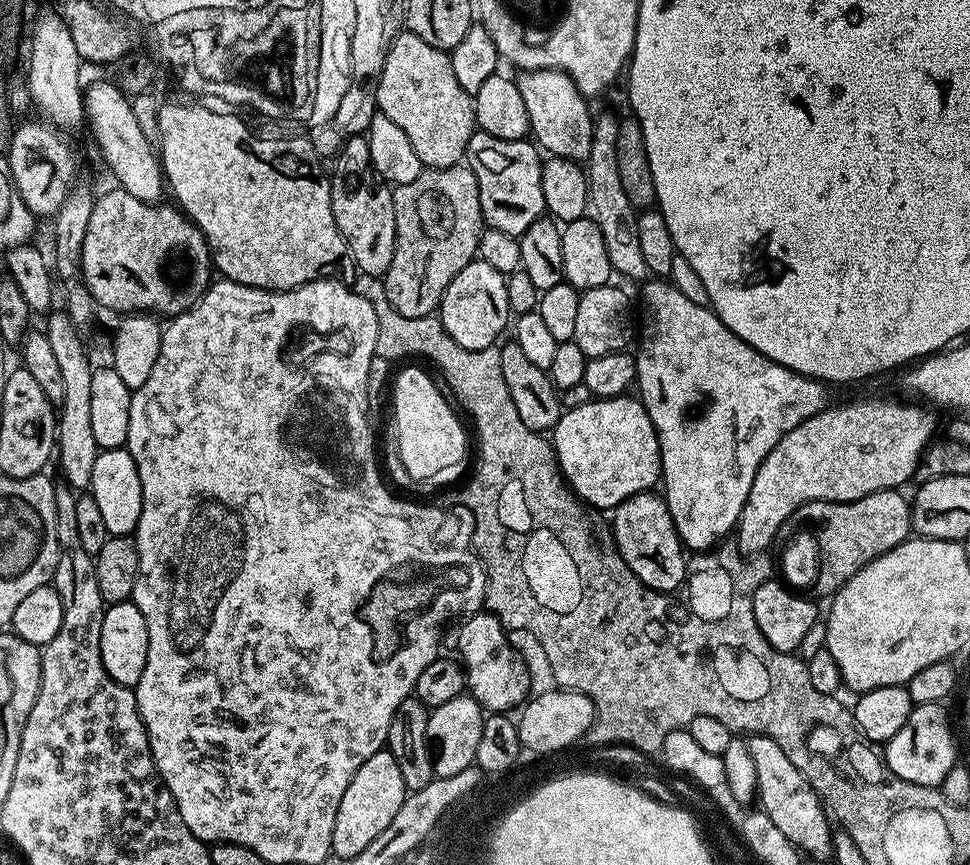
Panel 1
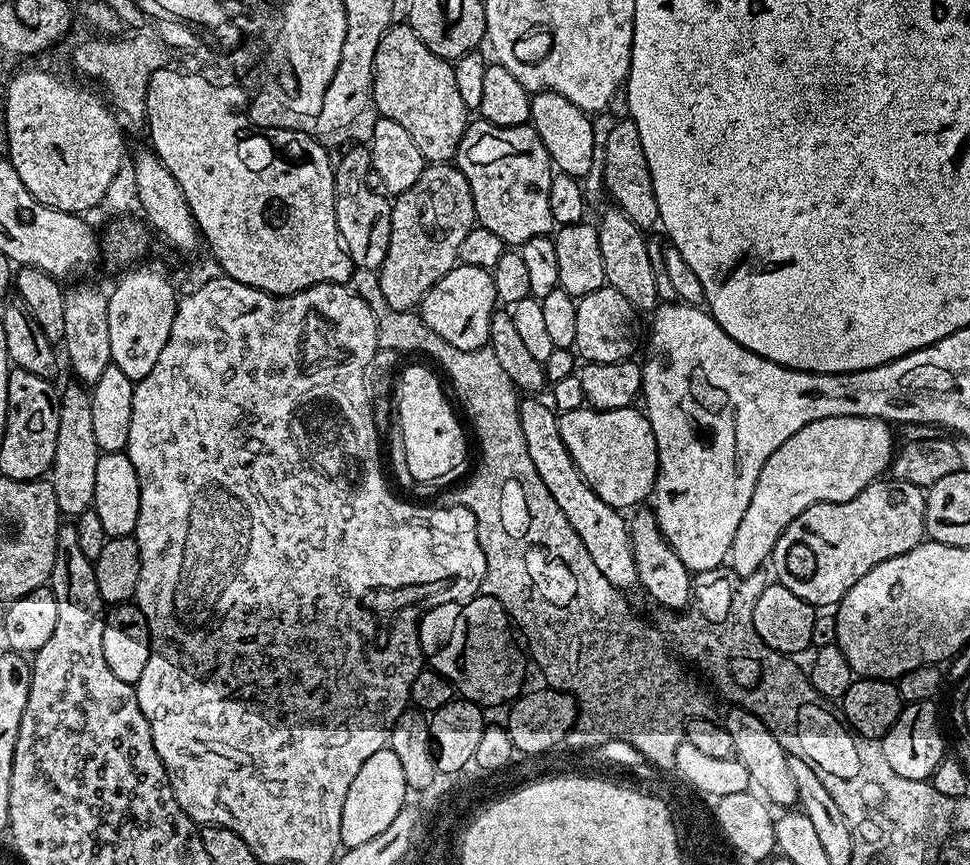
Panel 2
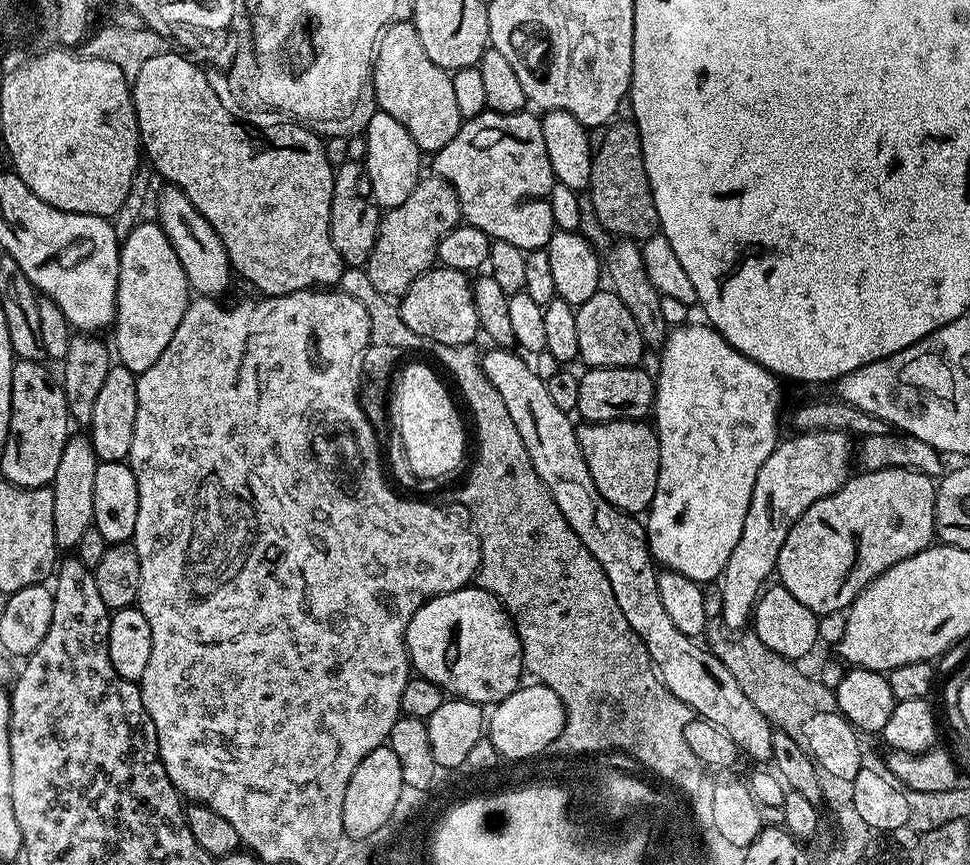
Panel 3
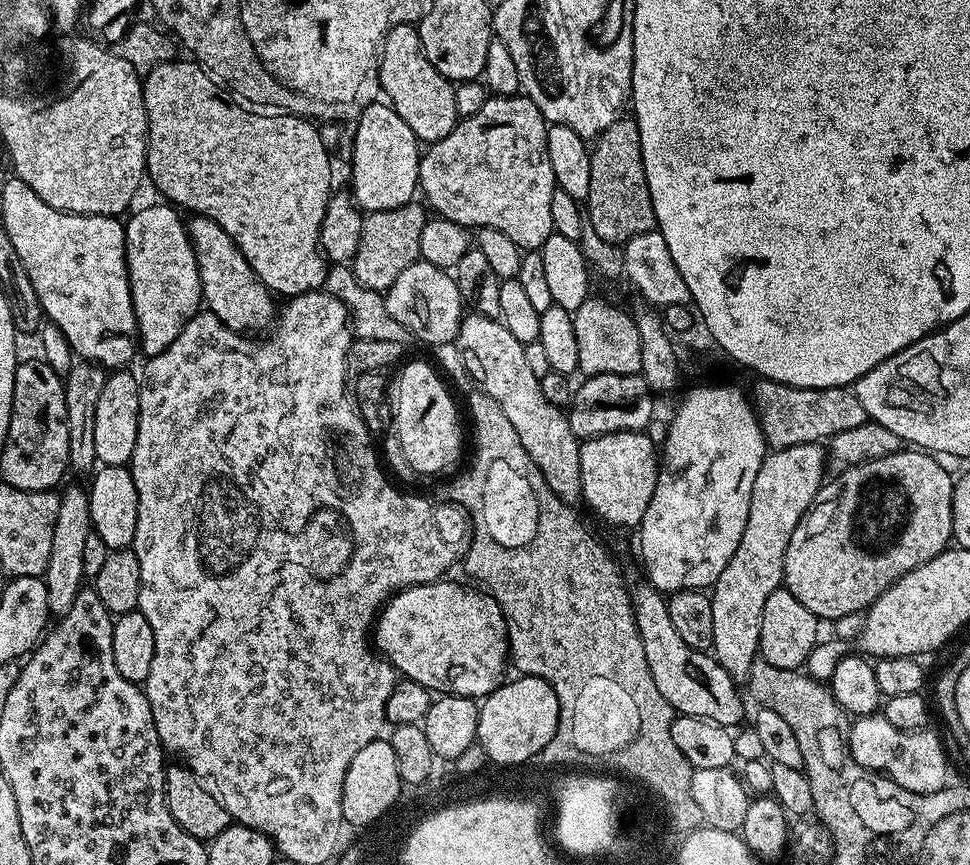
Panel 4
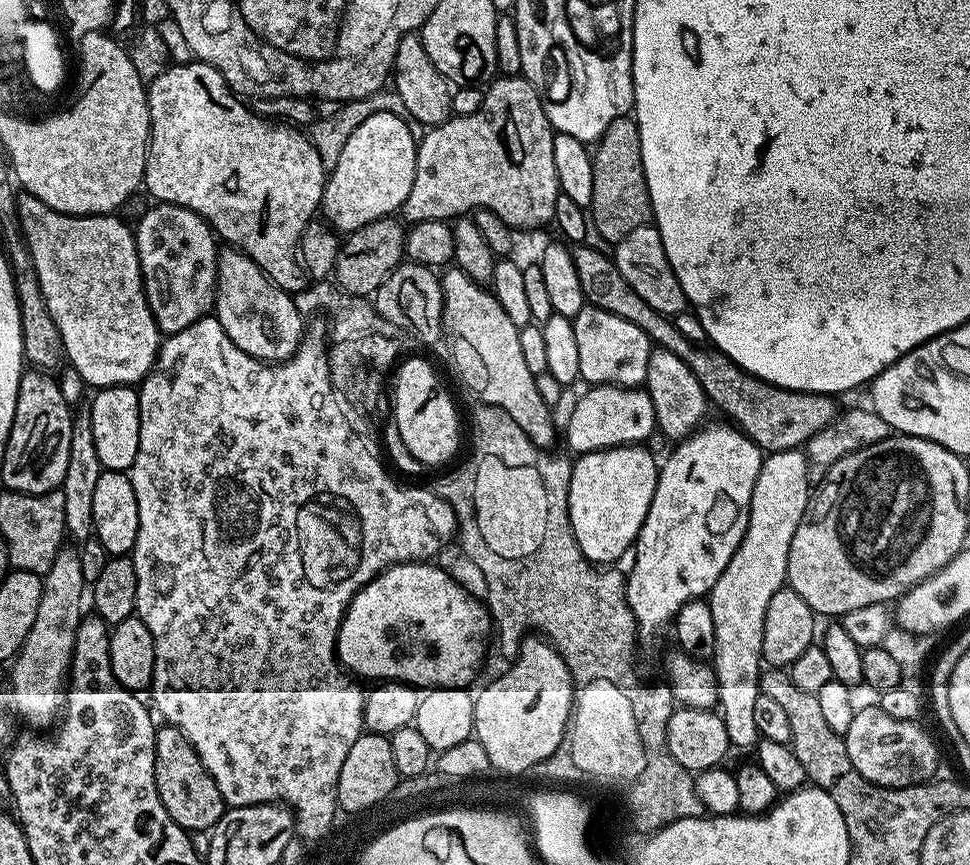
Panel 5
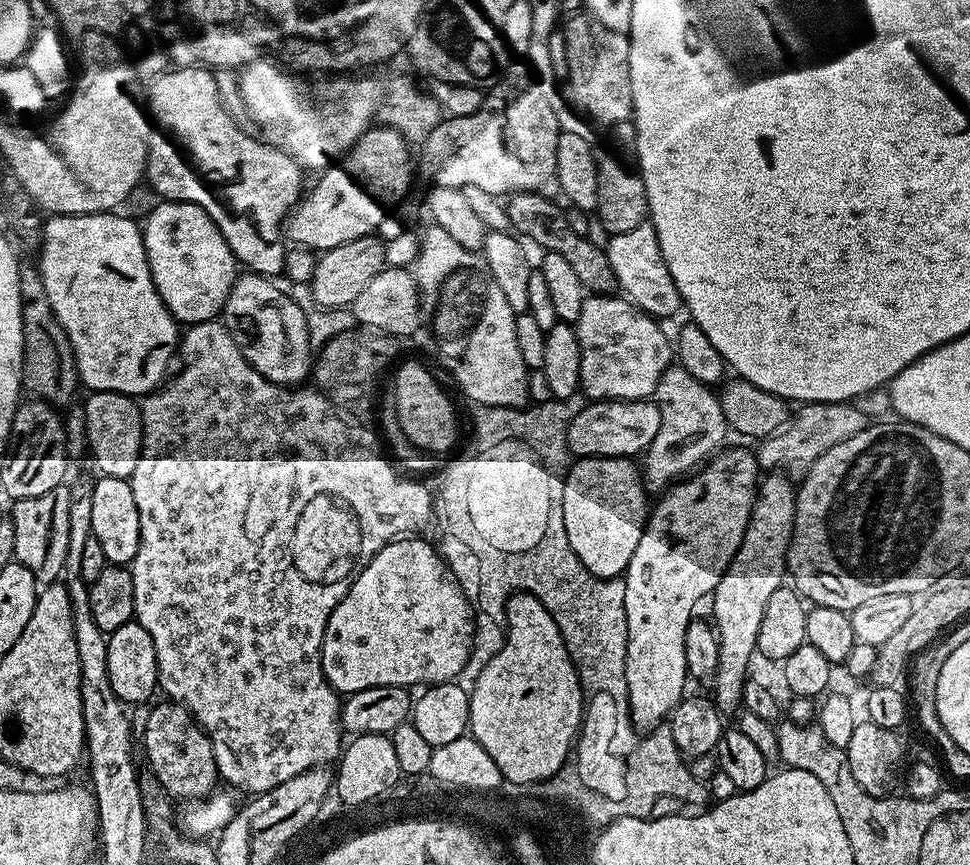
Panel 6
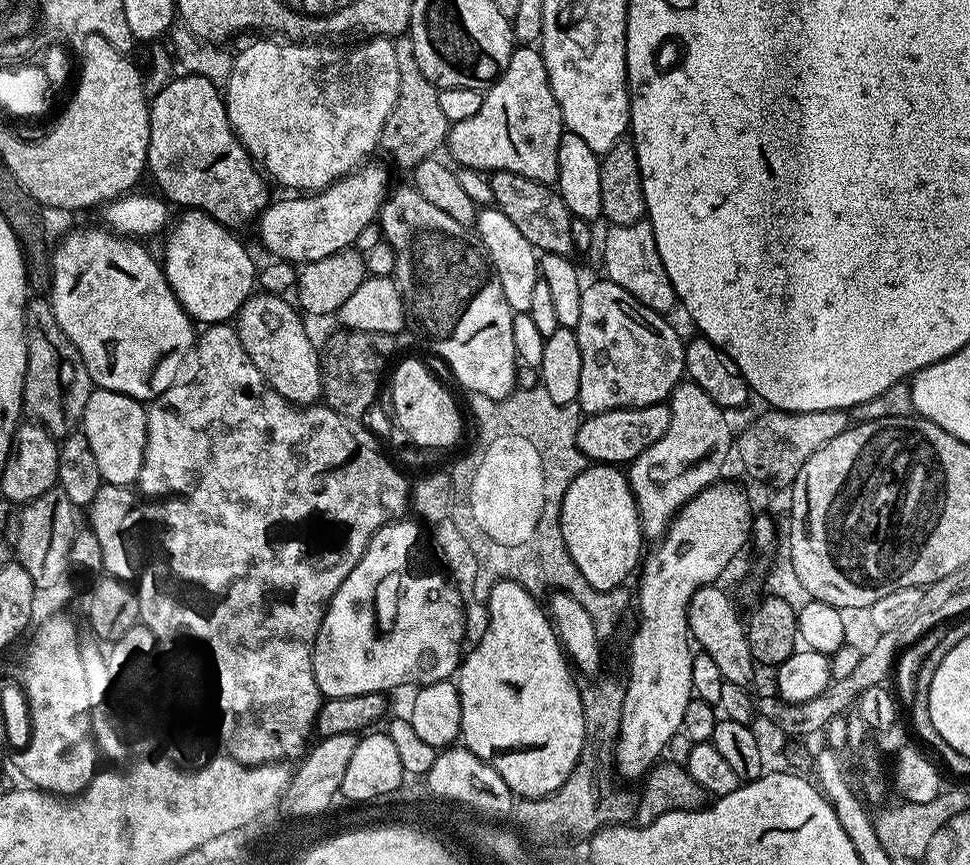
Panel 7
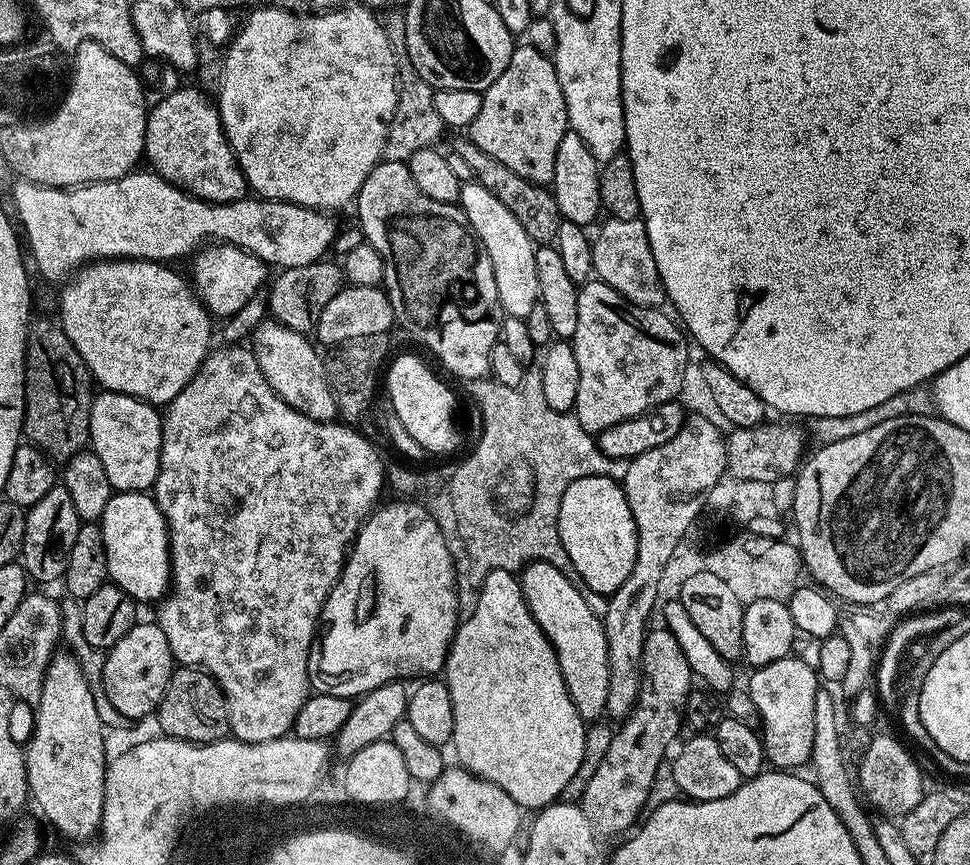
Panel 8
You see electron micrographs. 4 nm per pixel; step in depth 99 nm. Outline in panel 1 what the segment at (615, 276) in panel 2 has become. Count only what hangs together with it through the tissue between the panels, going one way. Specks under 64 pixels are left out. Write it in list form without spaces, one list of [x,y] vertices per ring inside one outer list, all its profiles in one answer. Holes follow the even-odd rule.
[[[612,116],[595,117],[592,125],[590,154],[586,161],[588,174],[588,206],[590,218],[602,230],[602,239],[606,242],[606,254],[610,254],[610,266],[617,277],[643,281],[649,275],[646,258],[642,258],[642,249],[638,242],[636,225],[637,209],[626,198],[622,190],[622,181],[618,178],[618,130],[620,120]]]

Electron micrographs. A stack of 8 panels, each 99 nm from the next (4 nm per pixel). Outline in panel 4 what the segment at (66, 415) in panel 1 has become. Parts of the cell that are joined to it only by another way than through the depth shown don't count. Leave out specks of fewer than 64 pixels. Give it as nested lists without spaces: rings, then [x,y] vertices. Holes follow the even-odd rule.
[[[76,484],[68,485],[59,493],[58,518],[54,522],[54,538],[50,541],[50,559],[43,574],[47,586],[47,606],[54,616],[64,615],[80,592],[86,577],[82,570],[83,548],[91,532],[92,520],[89,518],[89,498],[87,489]]]

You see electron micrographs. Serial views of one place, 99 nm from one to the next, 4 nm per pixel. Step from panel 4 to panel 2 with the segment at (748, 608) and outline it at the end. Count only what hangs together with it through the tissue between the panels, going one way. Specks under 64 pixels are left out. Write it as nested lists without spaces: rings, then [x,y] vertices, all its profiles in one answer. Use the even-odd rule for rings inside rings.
[[[865,416],[822,418],[802,426],[798,434],[790,434],[766,458],[762,474],[758,474],[750,506],[746,506],[746,514],[742,514],[738,530],[734,530],[734,542],[728,551],[731,569],[742,576],[761,571],[769,563],[778,537],[802,510],[815,504],[850,502],[889,471],[897,447],[889,421]]]

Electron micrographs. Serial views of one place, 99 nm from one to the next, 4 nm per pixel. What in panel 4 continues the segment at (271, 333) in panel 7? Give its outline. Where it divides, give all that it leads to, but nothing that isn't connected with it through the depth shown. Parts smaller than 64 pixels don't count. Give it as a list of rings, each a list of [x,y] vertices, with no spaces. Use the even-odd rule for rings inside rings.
[[[189,215],[186,223],[188,237],[194,250],[194,258],[198,262],[198,278],[202,282],[202,300],[207,311],[213,312],[230,330],[241,334],[260,334],[263,333],[260,332],[263,328],[271,329],[278,316],[278,304],[275,304],[277,301],[274,299],[273,293],[269,292],[267,286],[254,274],[254,270],[250,270],[250,262],[246,262],[246,258],[242,258],[238,246],[230,238],[230,234],[226,234],[226,230],[222,230],[222,226],[218,226],[218,222],[205,216]]]

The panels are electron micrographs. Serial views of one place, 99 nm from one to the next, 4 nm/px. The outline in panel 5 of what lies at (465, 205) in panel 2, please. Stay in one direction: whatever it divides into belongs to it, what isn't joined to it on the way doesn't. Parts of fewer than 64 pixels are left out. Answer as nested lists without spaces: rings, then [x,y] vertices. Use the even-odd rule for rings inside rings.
[[[385,218],[370,222],[351,233],[341,243],[340,253],[336,259],[334,280],[345,292],[365,298],[371,297],[380,289],[384,279],[395,268],[400,267],[406,256],[404,251],[406,228],[399,219],[397,220],[396,218]]]

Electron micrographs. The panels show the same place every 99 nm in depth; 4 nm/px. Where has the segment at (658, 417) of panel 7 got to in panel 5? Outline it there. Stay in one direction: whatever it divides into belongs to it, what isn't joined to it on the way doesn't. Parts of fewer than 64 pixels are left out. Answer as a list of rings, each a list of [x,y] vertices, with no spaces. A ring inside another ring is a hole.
[[[598,384],[583,390],[585,392],[577,398],[568,416],[569,453],[600,452],[603,448],[640,444],[651,432],[657,431],[654,402],[650,402],[650,394],[643,387],[619,388],[613,384]]]

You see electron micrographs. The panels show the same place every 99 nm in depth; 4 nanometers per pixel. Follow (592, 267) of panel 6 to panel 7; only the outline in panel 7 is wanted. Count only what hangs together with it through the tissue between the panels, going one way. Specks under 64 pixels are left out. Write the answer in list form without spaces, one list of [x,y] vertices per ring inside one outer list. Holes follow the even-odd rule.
[[[493,172],[490,179],[494,198],[492,204],[530,242],[530,246],[541,253],[549,252],[559,256],[571,257],[574,249],[572,247],[572,222],[573,215],[568,211],[566,202],[562,202],[559,191],[555,187],[539,184],[536,180],[526,178],[522,174],[510,174],[509,172]]]

